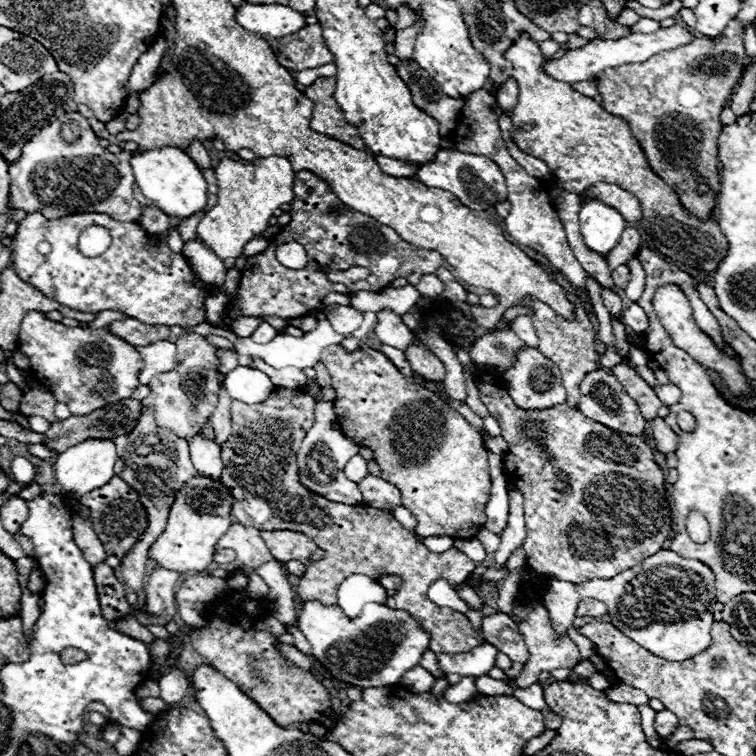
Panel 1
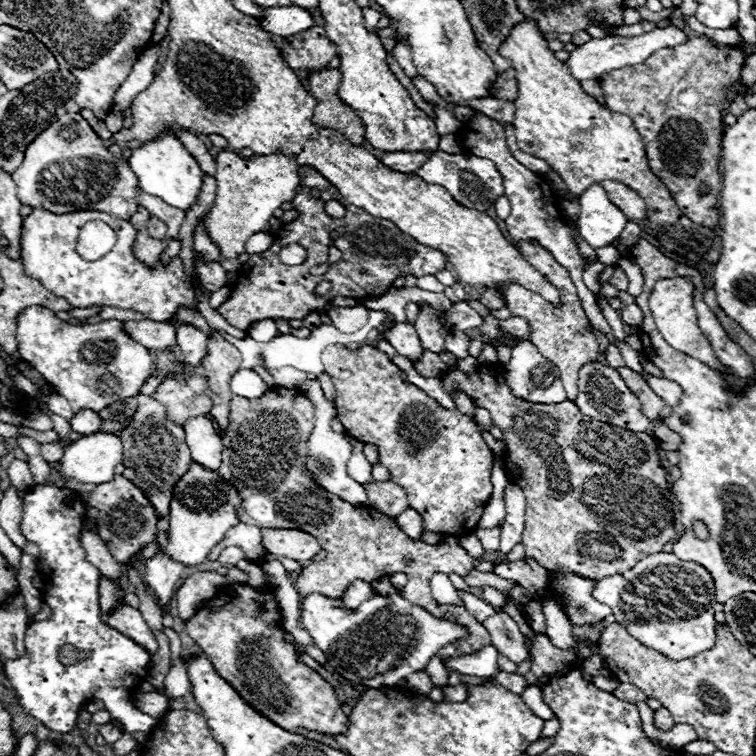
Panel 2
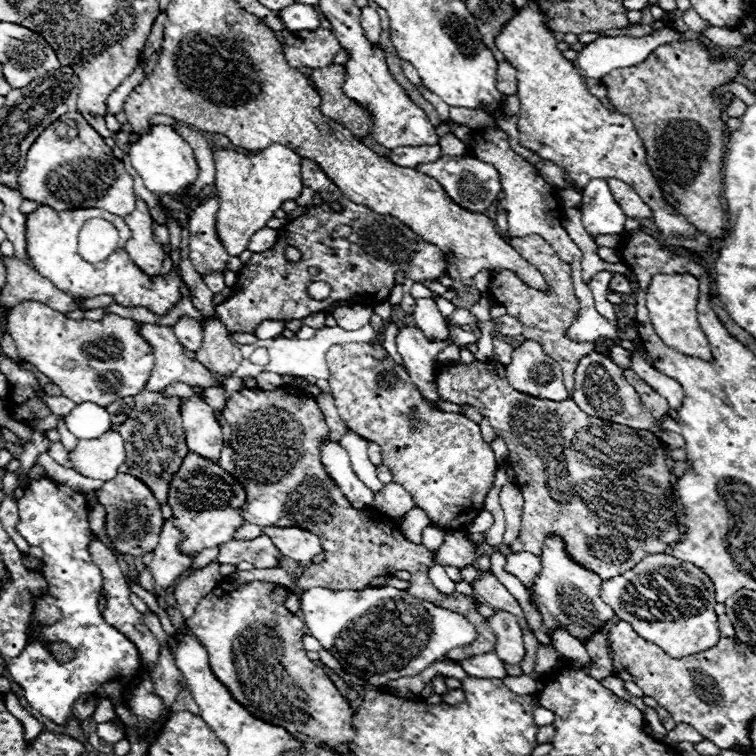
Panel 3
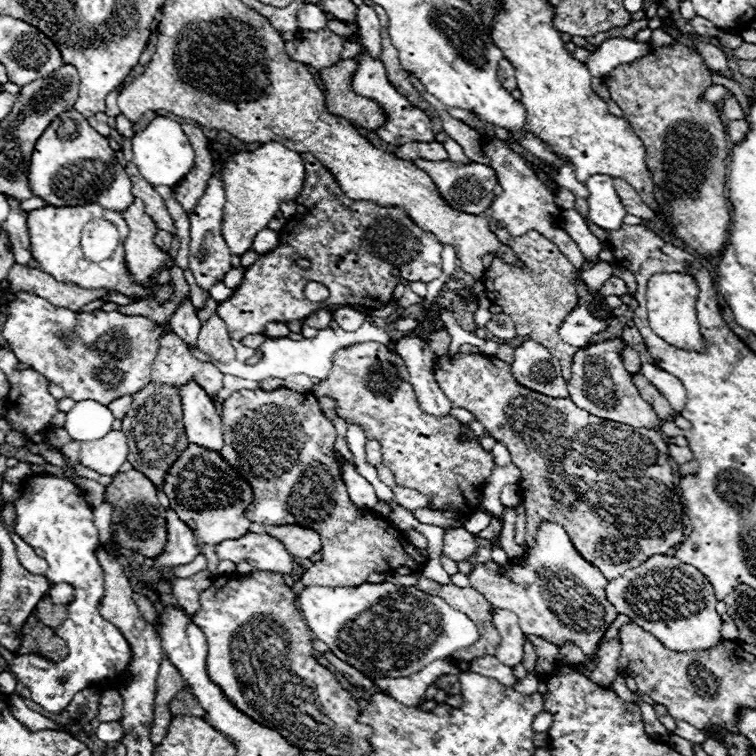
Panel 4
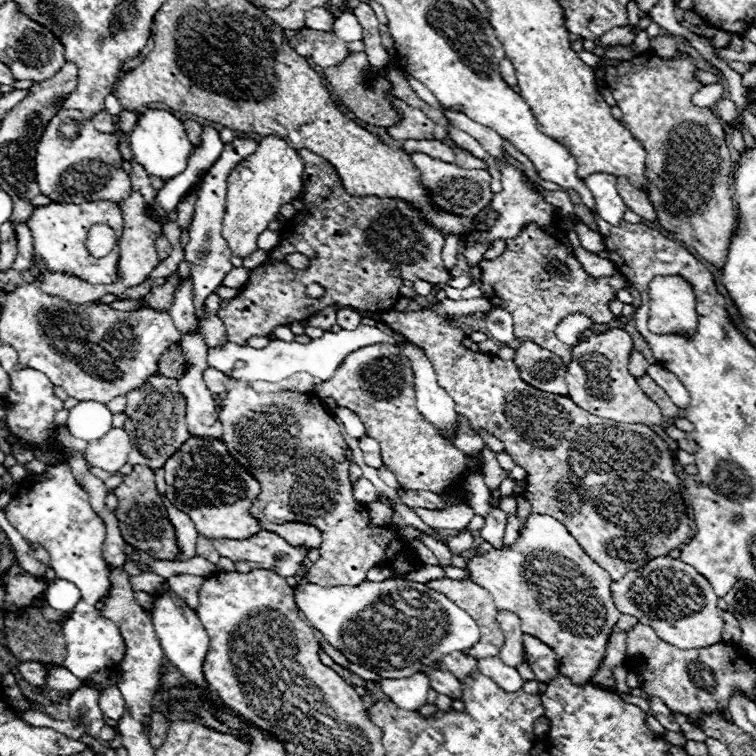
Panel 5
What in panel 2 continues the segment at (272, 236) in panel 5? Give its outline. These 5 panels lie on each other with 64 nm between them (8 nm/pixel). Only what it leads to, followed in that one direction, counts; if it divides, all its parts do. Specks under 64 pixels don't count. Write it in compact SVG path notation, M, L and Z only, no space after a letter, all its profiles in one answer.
M258 232L256 236L252 236L252 238L248 240L246 252L248 252L248 254L260 254L260 252L268 250L268 248L272 246L272 242L274 242L274 238L272 238L268 232Z

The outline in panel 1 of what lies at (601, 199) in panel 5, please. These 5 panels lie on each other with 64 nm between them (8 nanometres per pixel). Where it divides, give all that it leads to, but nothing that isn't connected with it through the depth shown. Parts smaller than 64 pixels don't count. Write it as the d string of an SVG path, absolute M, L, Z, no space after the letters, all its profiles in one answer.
M588 200L580 208L580 234L584 244L598 254L608 254L618 242L620 234L626 228L626 220L614 208L598 202Z

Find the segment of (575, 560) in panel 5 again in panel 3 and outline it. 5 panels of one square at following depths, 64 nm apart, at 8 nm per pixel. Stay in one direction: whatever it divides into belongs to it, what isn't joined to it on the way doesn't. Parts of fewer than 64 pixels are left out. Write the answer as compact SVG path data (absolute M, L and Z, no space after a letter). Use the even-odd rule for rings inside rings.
M558 536L546 540L540 562L542 562L542 572L530 592L532 592L532 602L540 608L546 634L550 634L550 630L560 624L574 638L582 640L582 638L590 636L592 632L600 630L604 626L604 622L614 616L614 610L608 604L604 604L598 596L602 580L594 572L588 572L582 566L578 566L576 562L572 562L566 556L564 544L560 542ZM486 570L486 572L480 572L482 578L472 582L474 586L474 592L486 602L490 604L494 610L506 610L506 612L512 612L514 616L518 616L518 622L522 628L528 628L526 626L526 620L524 620L524 612L520 610L518 602L510 596L510 592L496 580L496 576Z

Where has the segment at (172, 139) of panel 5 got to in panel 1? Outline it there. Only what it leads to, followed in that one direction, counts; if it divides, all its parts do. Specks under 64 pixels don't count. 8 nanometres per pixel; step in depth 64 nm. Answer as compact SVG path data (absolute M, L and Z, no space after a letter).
M166 146L158 150L146 150L140 156L134 156L130 160L130 166L134 170L136 184L140 186L142 194L152 200L164 214L178 216L182 220L190 218L192 214L206 208L208 202L208 186L200 172L200 168L194 164L194 160L184 154L178 148Z

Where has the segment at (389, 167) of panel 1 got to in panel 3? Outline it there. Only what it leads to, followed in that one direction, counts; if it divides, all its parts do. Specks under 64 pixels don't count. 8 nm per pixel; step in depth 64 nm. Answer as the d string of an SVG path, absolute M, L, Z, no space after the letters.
M416 146L416 148L394 148L386 158L402 168L416 168L424 162L434 162L442 156L440 146Z

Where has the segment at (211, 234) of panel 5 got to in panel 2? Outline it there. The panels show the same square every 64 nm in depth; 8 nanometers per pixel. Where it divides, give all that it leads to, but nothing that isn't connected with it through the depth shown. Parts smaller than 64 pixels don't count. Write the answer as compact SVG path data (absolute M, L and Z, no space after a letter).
M198 222L198 226L196 226L196 232L194 232L194 250L202 256L202 258L206 258L206 260L222 260L222 256L220 256L220 250L212 244L212 240L208 238L208 234L204 232L204 228L200 226L200 222Z

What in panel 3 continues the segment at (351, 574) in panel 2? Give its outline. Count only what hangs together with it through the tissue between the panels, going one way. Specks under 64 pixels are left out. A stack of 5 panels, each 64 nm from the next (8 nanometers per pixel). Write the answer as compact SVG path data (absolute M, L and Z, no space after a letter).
M280 386L276 390L258 390L258 392L236 392L228 398L226 402L226 412L222 416L222 434L224 434L224 448L220 454L220 466L230 472L232 476L236 476L236 480L240 484L244 484L246 490L246 504L242 506L242 518L250 524L258 524L258 526L298 526L304 528L312 534L316 534L322 542L326 560L320 564L310 564L308 568L304 568L302 576L296 580L298 590L310 590L310 588L328 588L328 590L360 590L364 586L370 584L372 578L376 576L388 576L394 574L398 570L406 570L410 572L410 592L412 596L416 596L418 600L430 602L430 604L440 604L442 608L448 608L450 612L460 612L474 628L476 628L476 640L464 648L456 648L452 652L446 652L446 658L450 660L464 660L476 654L484 654L494 650L496 644L496 636L494 632L488 628L488 622L476 612L476 606L470 598L466 596L440 596L438 590L432 586L432 582L428 580L428 570L434 566L434 562L438 560L440 566L456 566L456 568L464 568L464 566L472 566L478 558L476 548L466 540L466 532L458 530L458 532L446 532L444 536L444 544L438 548L438 552L430 552L426 550L424 544L414 544L410 540L406 540L406 536L398 530L398 526L390 524L390 520L382 514L382 518L378 518L378 512L374 508L366 508L366 510L356 510L352 508L352 504L340 494L340 490L326 478L324 468L320 464L320 452L318 452L318 440L322 436L328 434L328 426L324 424L324 418L320 416L320 408L316 404L314 398L306 396L302 390L298 388L288 388L288 386Z

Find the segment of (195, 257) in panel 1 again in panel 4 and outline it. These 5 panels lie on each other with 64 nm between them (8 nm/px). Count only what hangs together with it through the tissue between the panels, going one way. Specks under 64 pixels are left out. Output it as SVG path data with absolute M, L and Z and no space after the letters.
M221 281L210 289L210 296L218 302L227 300L232 296L234 290L226 287Z

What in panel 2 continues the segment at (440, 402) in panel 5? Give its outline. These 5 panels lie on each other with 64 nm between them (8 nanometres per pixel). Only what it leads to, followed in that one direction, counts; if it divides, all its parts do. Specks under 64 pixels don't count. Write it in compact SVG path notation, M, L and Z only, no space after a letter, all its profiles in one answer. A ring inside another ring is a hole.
M394 322L392 328L384 328L382 330L382 338L386 342L390 342L398 354L406 356L408 360L414 360L422 354L422 346L418 340L418 332L412 324L404 324L404 322ZM452 331L445 338L446 349L458 359L464 359L468 356L470 342L471 338L462 331Z

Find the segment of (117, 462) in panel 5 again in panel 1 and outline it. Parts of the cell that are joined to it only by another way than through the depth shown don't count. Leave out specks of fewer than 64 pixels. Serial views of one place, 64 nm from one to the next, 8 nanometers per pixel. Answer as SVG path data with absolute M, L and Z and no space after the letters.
M88 440L88 442L76 444L64 450L62 454L58 454L56 464L54 464L56 482L64 488L64 492L72 494L74 498L80 498L110 482L110 478L114 476L116 460L118 460L118 454L116 454L116 446L112 440Z

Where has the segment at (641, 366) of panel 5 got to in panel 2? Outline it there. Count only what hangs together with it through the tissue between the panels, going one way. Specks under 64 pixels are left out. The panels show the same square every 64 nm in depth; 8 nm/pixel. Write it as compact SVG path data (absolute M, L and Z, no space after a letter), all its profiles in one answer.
M614 344L608 346L604 358L606 358L606 364L612 366L612 368L620 368L620 366L624 366L624 360L622 360L622 356L620 356L620 350L618 350Z

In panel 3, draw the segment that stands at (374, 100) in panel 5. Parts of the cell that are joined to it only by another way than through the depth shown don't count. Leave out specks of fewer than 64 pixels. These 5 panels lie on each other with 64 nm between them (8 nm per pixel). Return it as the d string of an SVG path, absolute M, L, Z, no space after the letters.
M332 64L322 70L312 70L310 80L322 98L320 112L326 118L348 128L354 134L354 138L362 140L370 132L372 120L370 114L360 104L344 96L342 92L342 82L346 80L344 66Z

